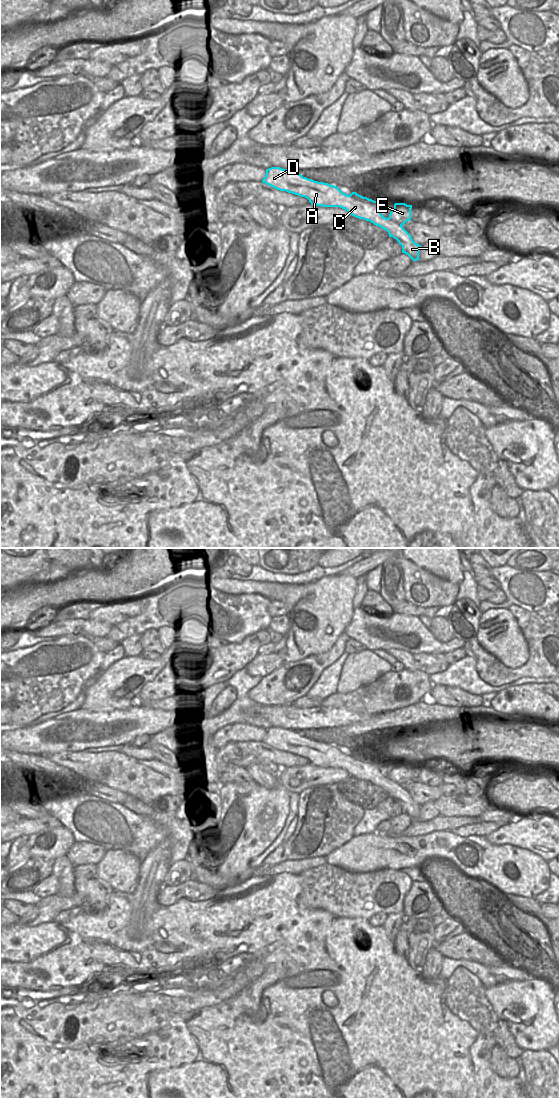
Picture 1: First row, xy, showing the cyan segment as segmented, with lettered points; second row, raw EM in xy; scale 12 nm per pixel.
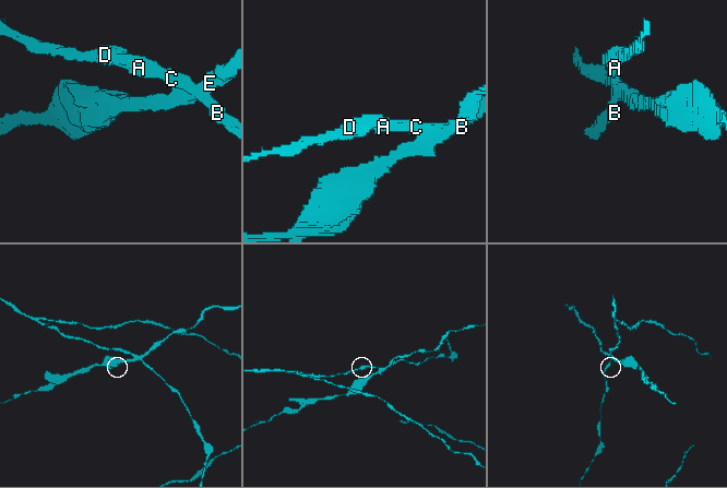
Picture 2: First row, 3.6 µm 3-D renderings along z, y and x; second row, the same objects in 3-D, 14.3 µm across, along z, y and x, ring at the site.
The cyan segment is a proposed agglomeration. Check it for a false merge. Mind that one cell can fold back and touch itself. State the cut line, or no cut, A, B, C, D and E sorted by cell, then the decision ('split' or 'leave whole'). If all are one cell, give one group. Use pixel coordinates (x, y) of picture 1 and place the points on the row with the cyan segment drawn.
cut xy (389, 217), (401, 225); groups A B C D / E; split

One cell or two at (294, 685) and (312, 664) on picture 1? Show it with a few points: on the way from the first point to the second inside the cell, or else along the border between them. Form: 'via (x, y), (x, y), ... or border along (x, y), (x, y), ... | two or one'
via (301, 678), (311, 676), (312, 671) | one

